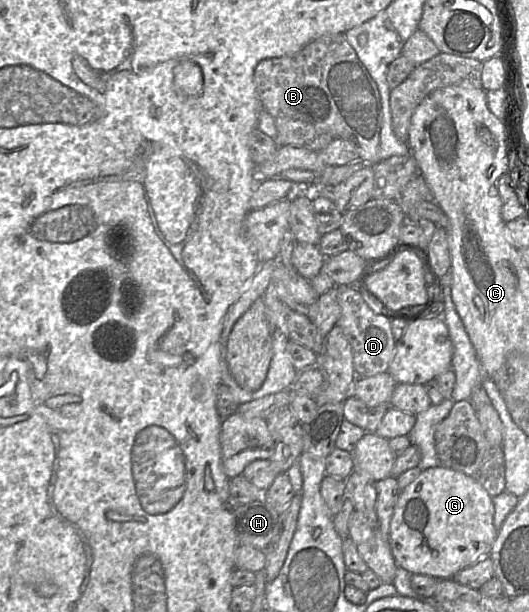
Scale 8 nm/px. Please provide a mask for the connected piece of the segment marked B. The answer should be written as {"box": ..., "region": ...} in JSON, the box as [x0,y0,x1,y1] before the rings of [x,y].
{"box":[254,34,381,164],"region":[[[344,34],[322,36],[294,54],[261,60],[254,70],[254,83],[261,108],[271,116],[300,120],[334,139],[350,141],[367,164],[381,161],[379,90]]]}

